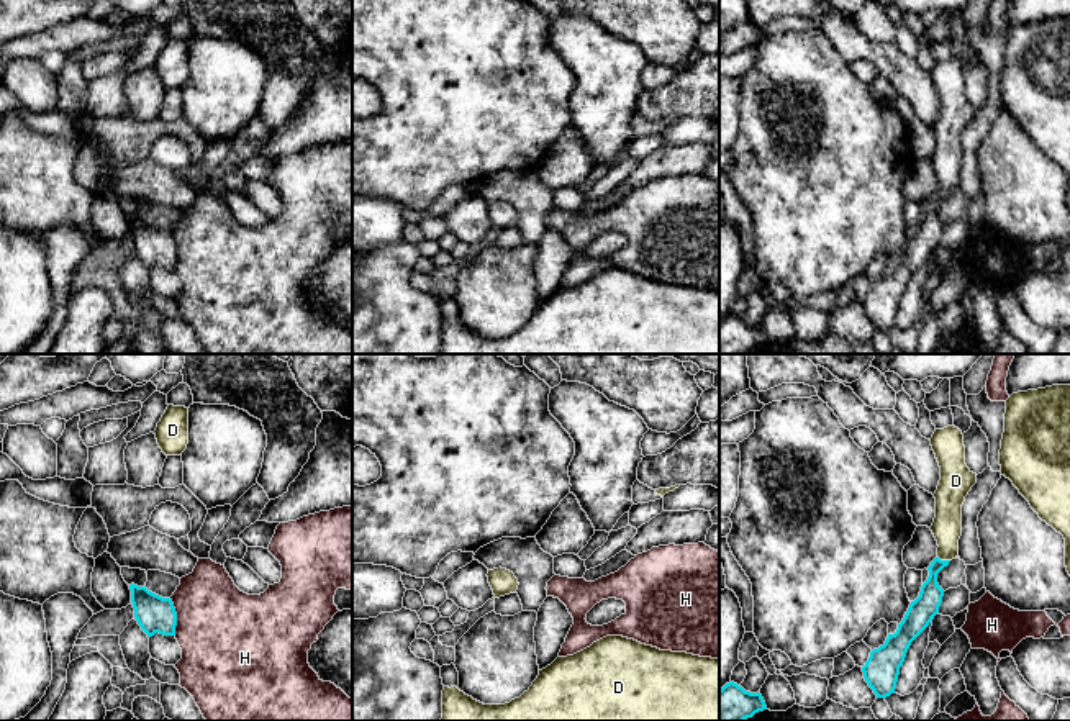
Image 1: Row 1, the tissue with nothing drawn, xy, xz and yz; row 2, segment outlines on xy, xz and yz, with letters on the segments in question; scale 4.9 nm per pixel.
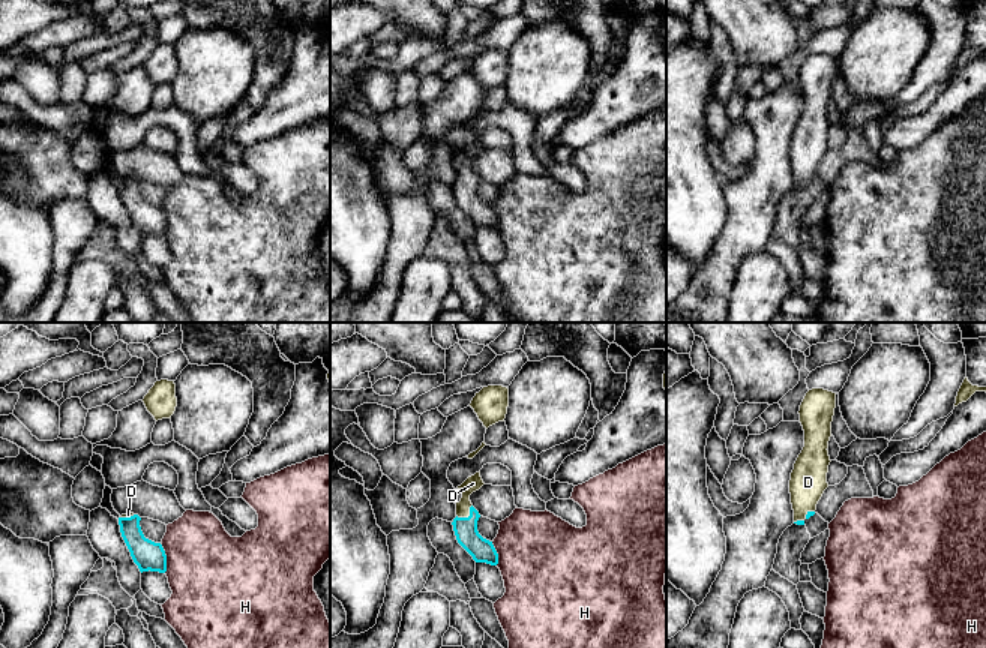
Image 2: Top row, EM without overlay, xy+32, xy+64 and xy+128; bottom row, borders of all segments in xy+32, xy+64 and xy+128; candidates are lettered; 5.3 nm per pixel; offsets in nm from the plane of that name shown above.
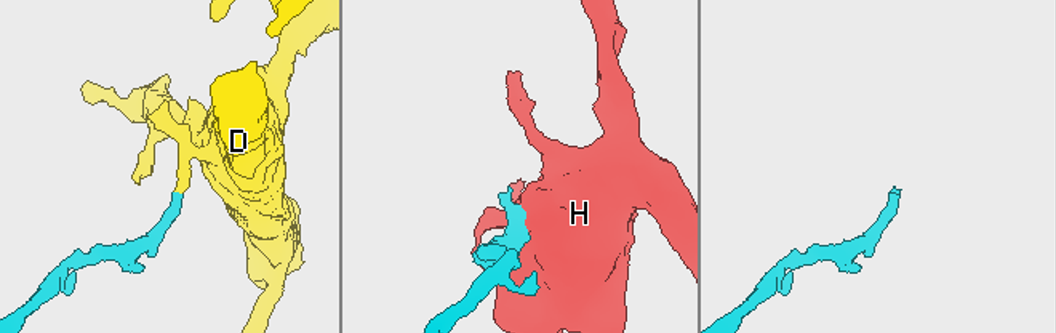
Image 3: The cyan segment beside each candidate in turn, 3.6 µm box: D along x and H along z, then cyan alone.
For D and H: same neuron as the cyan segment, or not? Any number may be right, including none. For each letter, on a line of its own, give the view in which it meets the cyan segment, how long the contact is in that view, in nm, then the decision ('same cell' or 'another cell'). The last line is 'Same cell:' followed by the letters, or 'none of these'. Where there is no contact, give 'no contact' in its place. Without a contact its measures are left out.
D: meets cyan in yz; contact 70 nm long; same cell
H: meets cyan in xy; contact 190 nm long; another cell
Same cell: D

